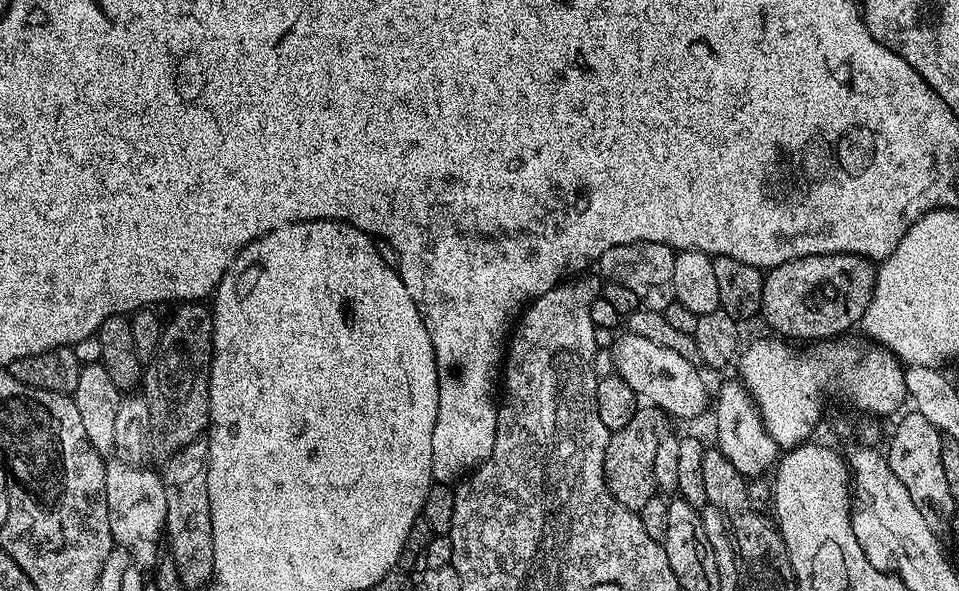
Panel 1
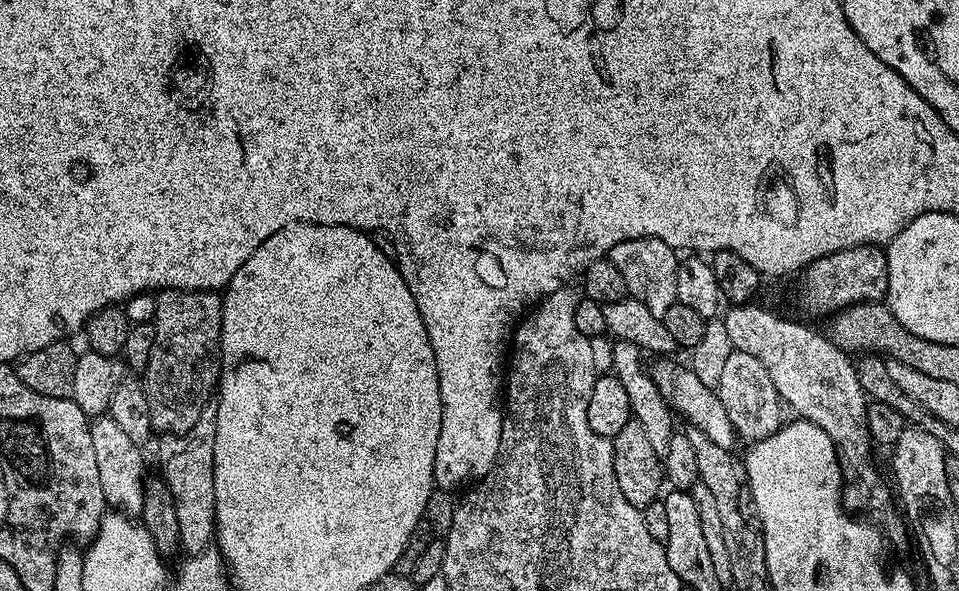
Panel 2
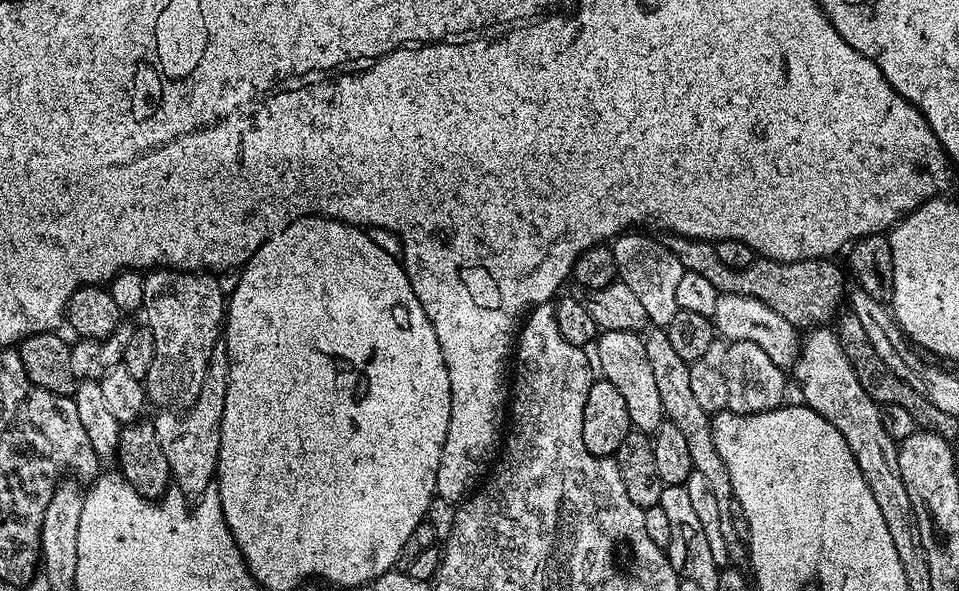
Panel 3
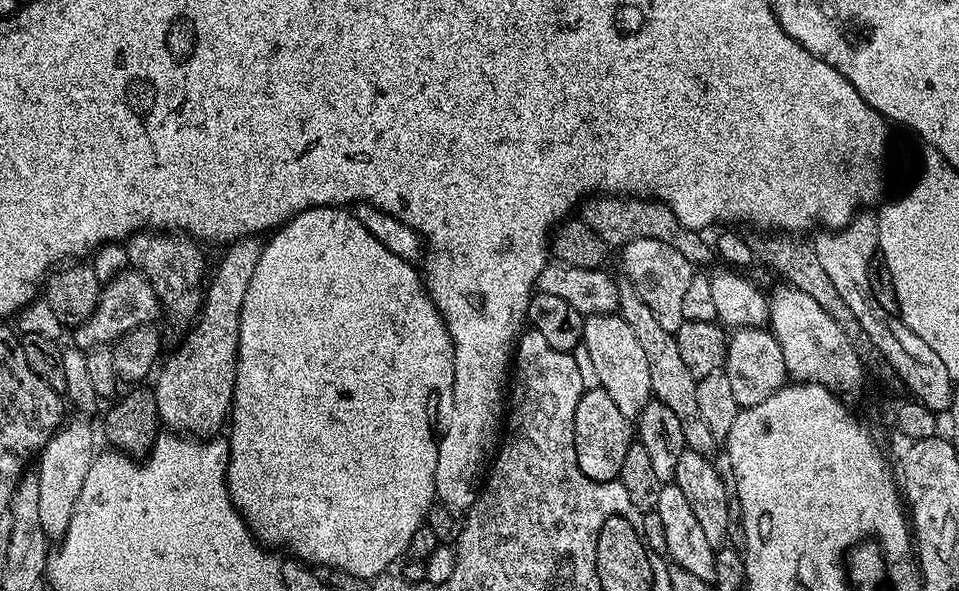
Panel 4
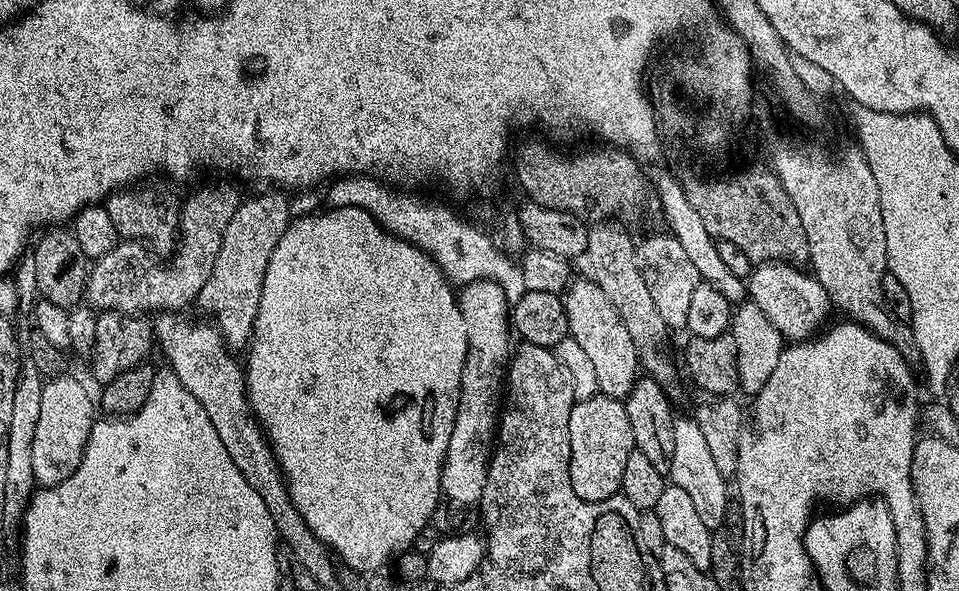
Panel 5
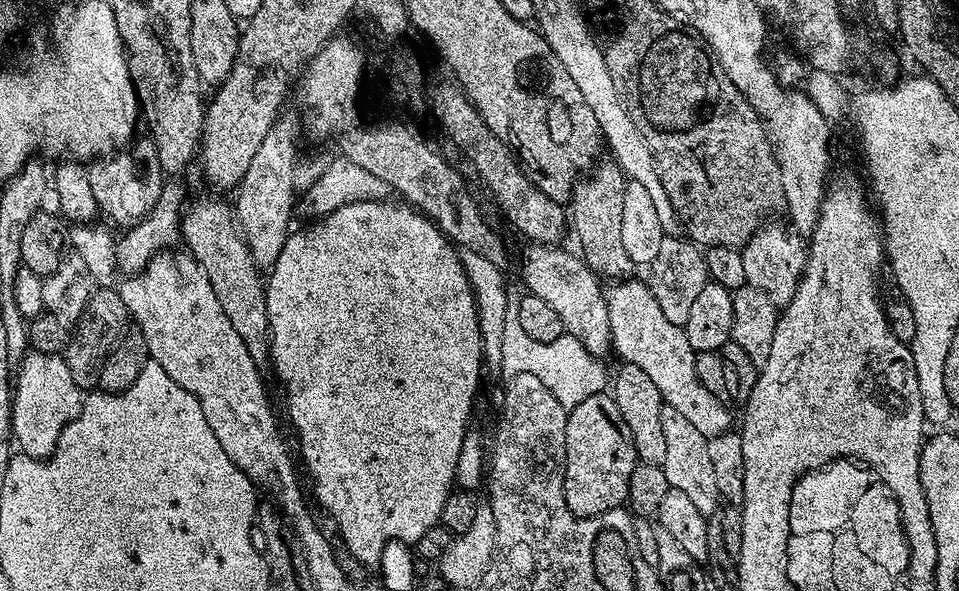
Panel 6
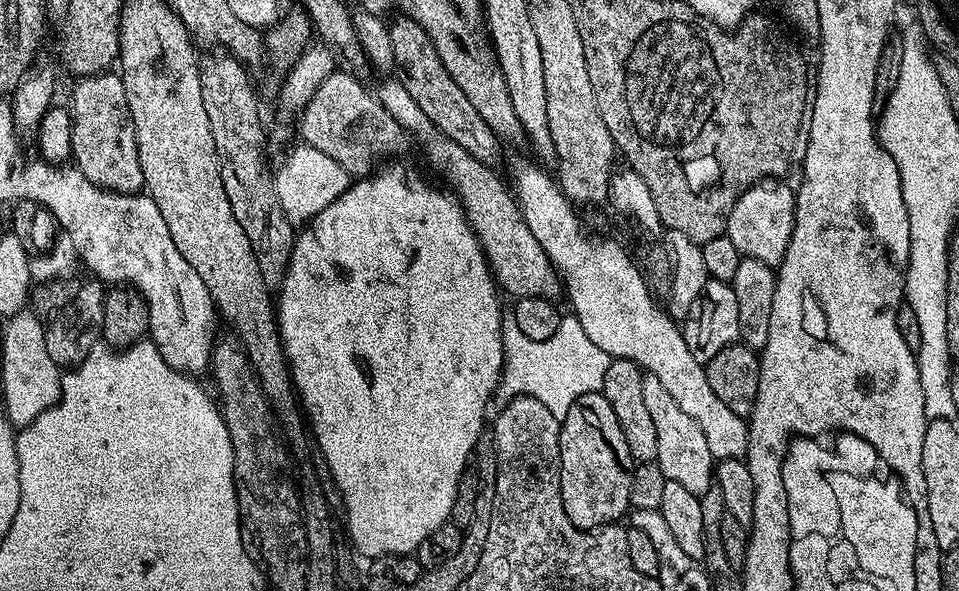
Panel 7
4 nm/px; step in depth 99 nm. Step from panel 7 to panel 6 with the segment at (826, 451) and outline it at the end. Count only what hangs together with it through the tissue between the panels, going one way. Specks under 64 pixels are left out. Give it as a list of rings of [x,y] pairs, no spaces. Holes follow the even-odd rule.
[[[851,458],[833,460],[814,472],[808,472],[796,483],[788,502],[788,529],[791,532],[814,532],[838,526],[846,520],[852,504],[866,488],[866,474],[856,472],[857,461]]]

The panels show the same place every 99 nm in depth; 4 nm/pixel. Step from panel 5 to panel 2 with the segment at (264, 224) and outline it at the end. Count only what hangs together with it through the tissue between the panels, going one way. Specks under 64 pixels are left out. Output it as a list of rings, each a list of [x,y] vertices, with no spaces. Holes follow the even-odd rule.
[[[208,403],[202,418],[190,430],[168,434],[160,444],[159,475],[164,477],[170,494],[174,494],[174,510],[178,510],[178,534],[181,549],[188,554],[204,552],[216,535],[216,503],[214,502],[214,434],[218,410]]]

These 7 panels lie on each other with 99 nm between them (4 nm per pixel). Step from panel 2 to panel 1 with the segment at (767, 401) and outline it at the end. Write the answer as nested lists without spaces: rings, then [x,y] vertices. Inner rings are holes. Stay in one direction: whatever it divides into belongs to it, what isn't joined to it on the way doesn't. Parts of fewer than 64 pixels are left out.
[[[739,379],[728,380],[720,389],[714,392],[714,408],[716,404],[716,440],[715,447],[726,454],[726,459],[738,474],[745,478],[760,476],[764,471],[771,469],[778,460],[778,449],[774,438],[766,430],[766,426],[760,417],[760,411],[756,408],[754,398],[740,383]]]

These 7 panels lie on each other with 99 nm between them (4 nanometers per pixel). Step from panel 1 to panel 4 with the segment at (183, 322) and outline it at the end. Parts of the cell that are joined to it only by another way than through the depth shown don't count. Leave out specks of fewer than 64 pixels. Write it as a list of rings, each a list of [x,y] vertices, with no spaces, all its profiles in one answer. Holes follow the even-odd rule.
[[[141,230],[128,237],[126,241],[129,265],[135,266],[154,286],[154,294],[160,300],[161,309],[165,313],[172,312],[176,320],[195,321],[196,313],[204,302],[206,272],[204,276],[204,256],[200,253],[201,245],[187,234],[177,234],[172,230]]]

